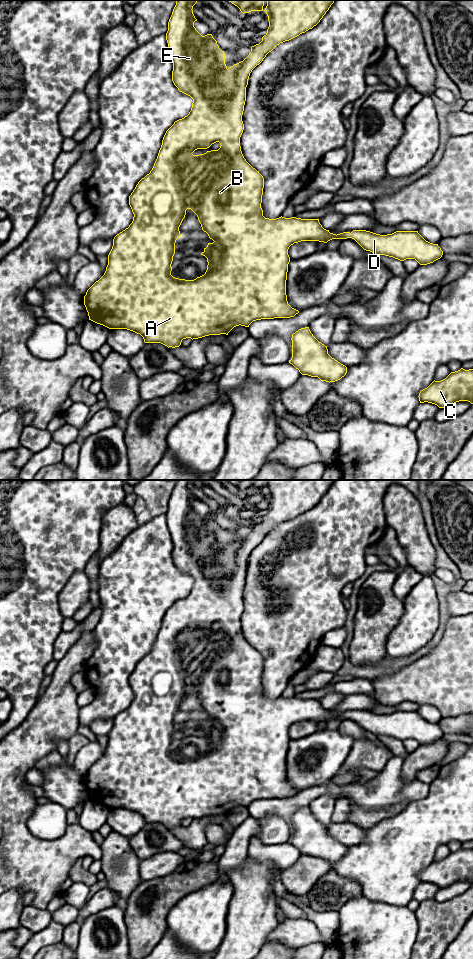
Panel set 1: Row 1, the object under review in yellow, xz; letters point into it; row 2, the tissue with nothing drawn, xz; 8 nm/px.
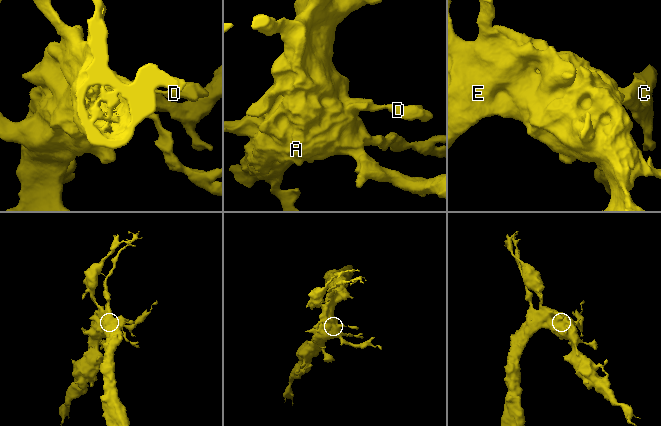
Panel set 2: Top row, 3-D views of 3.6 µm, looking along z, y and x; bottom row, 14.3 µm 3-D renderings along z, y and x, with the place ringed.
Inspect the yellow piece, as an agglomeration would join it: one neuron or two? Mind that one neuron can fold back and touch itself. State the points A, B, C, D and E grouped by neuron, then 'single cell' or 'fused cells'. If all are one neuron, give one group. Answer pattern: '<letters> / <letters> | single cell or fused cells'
A B C D E | single cell

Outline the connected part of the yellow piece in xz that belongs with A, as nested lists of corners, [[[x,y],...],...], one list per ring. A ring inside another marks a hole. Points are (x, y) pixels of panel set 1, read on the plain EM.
[[[175,480],[176,485],[168,502],[166,520],[172,535],[172,561],[178,570],[193,579],[187,596],[174,602],[166,611],[157,639],[149,654],[142,658],[129,676],[129,685],[134,694],[128,708],[117,714],[108,735],[108,745],[104,755],[96,761],[84,776],[84,785],[89,800],[109,809],[127,809],[140,814],[145,823],[161,823],[179,827],[183,819],[198,819],[209,815],[228,813],[236,806],[249,805],[256,800],[290,798],[299,793],[287,781],[286,760],[290,737],[288,729],[301,721],[327,723],[332,719],[354,719],[364,730],[376,735],[393,737],[400,741],[415,739],[420,745],[427,745],[440,739],[443,731],[438,724],[426,721],[418,711],[396,711],[380,715],[366,710],[353,710],[340,714],[330,713],[322,707],[319,699],[279,697],[269,699],[263,696],[261,688],[264,668],[263,656],[244,638],[240,617],[244,610],[242,595],[246,581],[246,567],[252,550],[277,525],[289,521],[316,506],[335,480],[228,480],[240,491],[265,491],[269,507],[262,521],[251,527],[249,535],[241,542],[227,547],[225,533],[212,514],[202,516],[194,507],[197,501],[193,486],[197,480]],[[219,622],[218,630],[193,635],[197,629],[207,629]],[[191,689],[198,697],[202,710],[213,723],[208,723],[201,735],[207,738],[207,750],[194,760],[175,758],[171,755],[175,723],[181,717],[179,707],[186,690]]]

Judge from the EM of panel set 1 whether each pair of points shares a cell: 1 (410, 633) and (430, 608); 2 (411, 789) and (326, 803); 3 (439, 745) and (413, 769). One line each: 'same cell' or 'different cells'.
1: same cell
2: same cell
3: same cell

